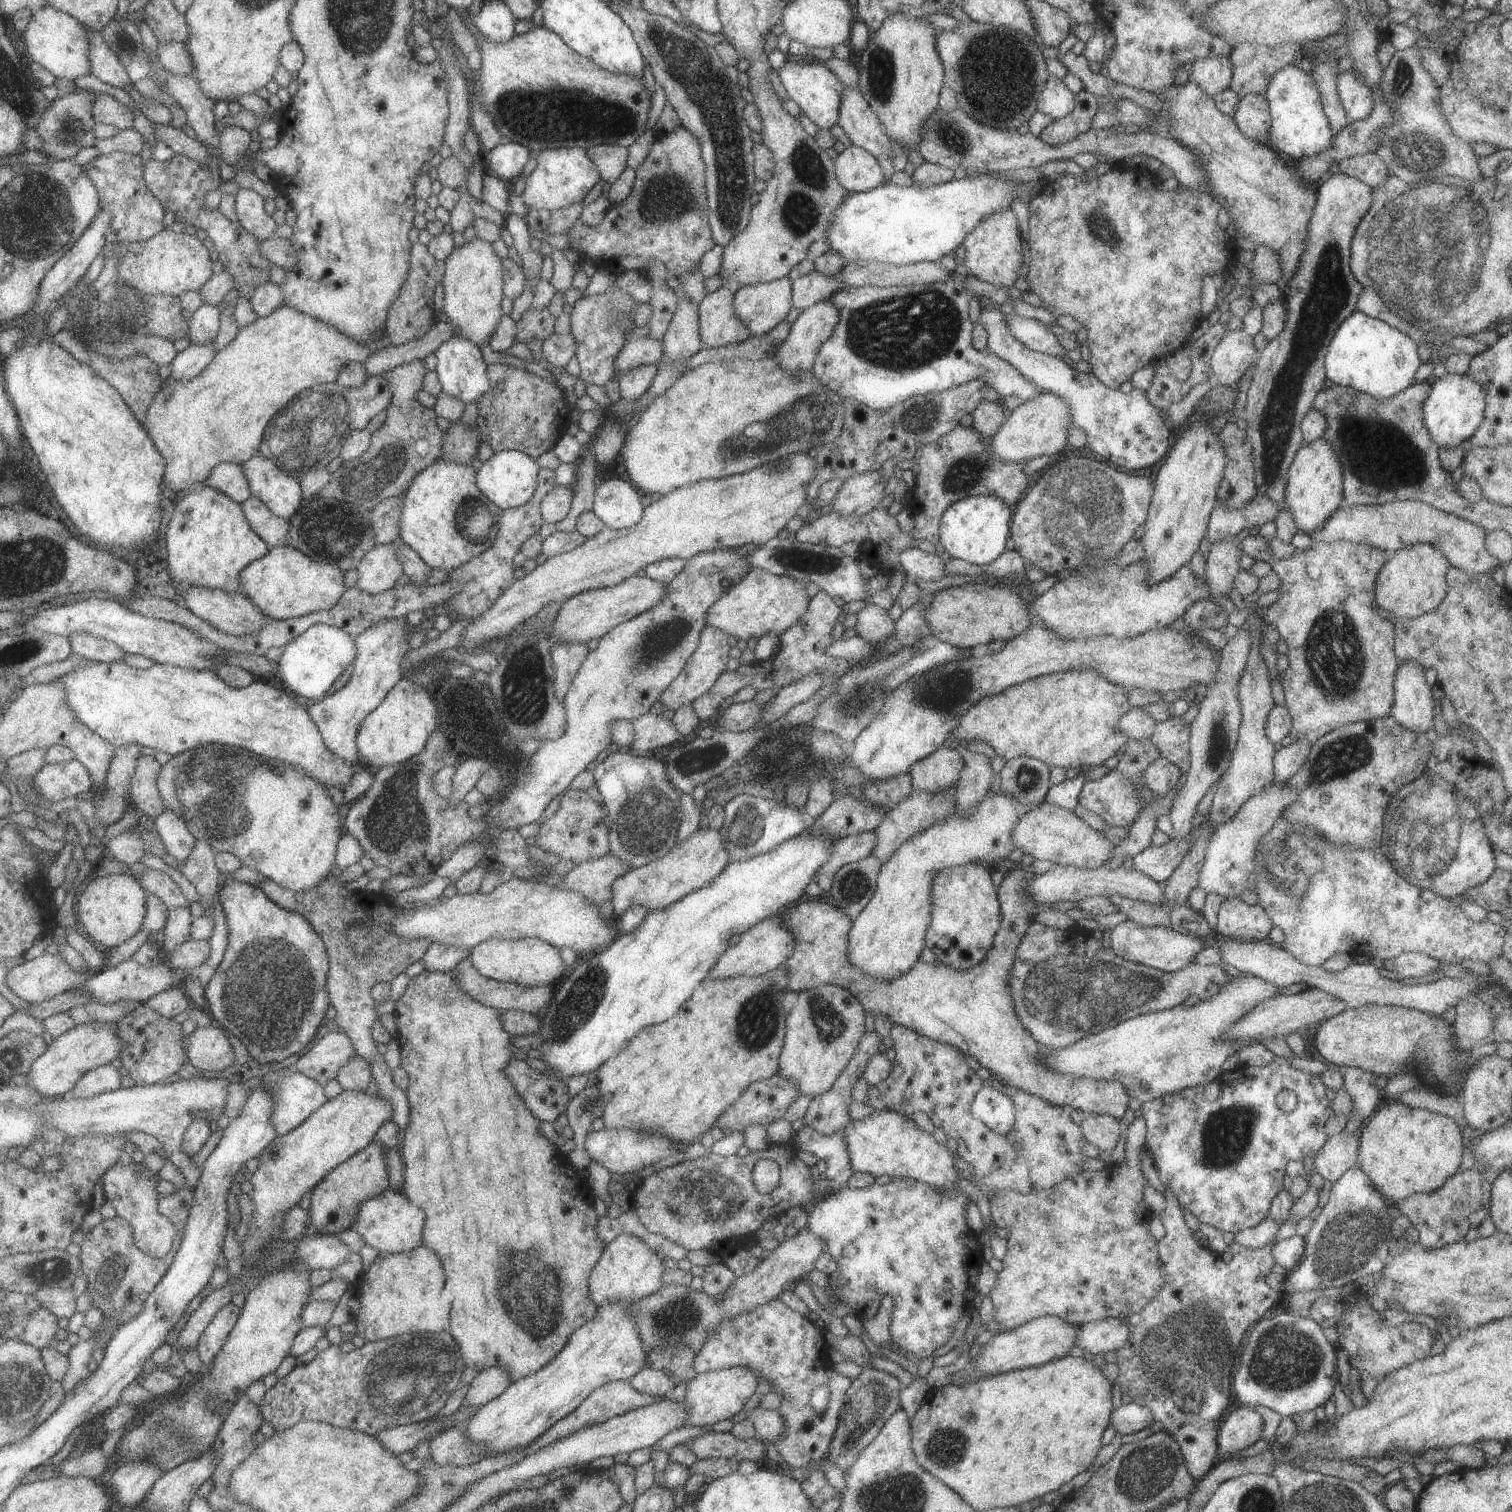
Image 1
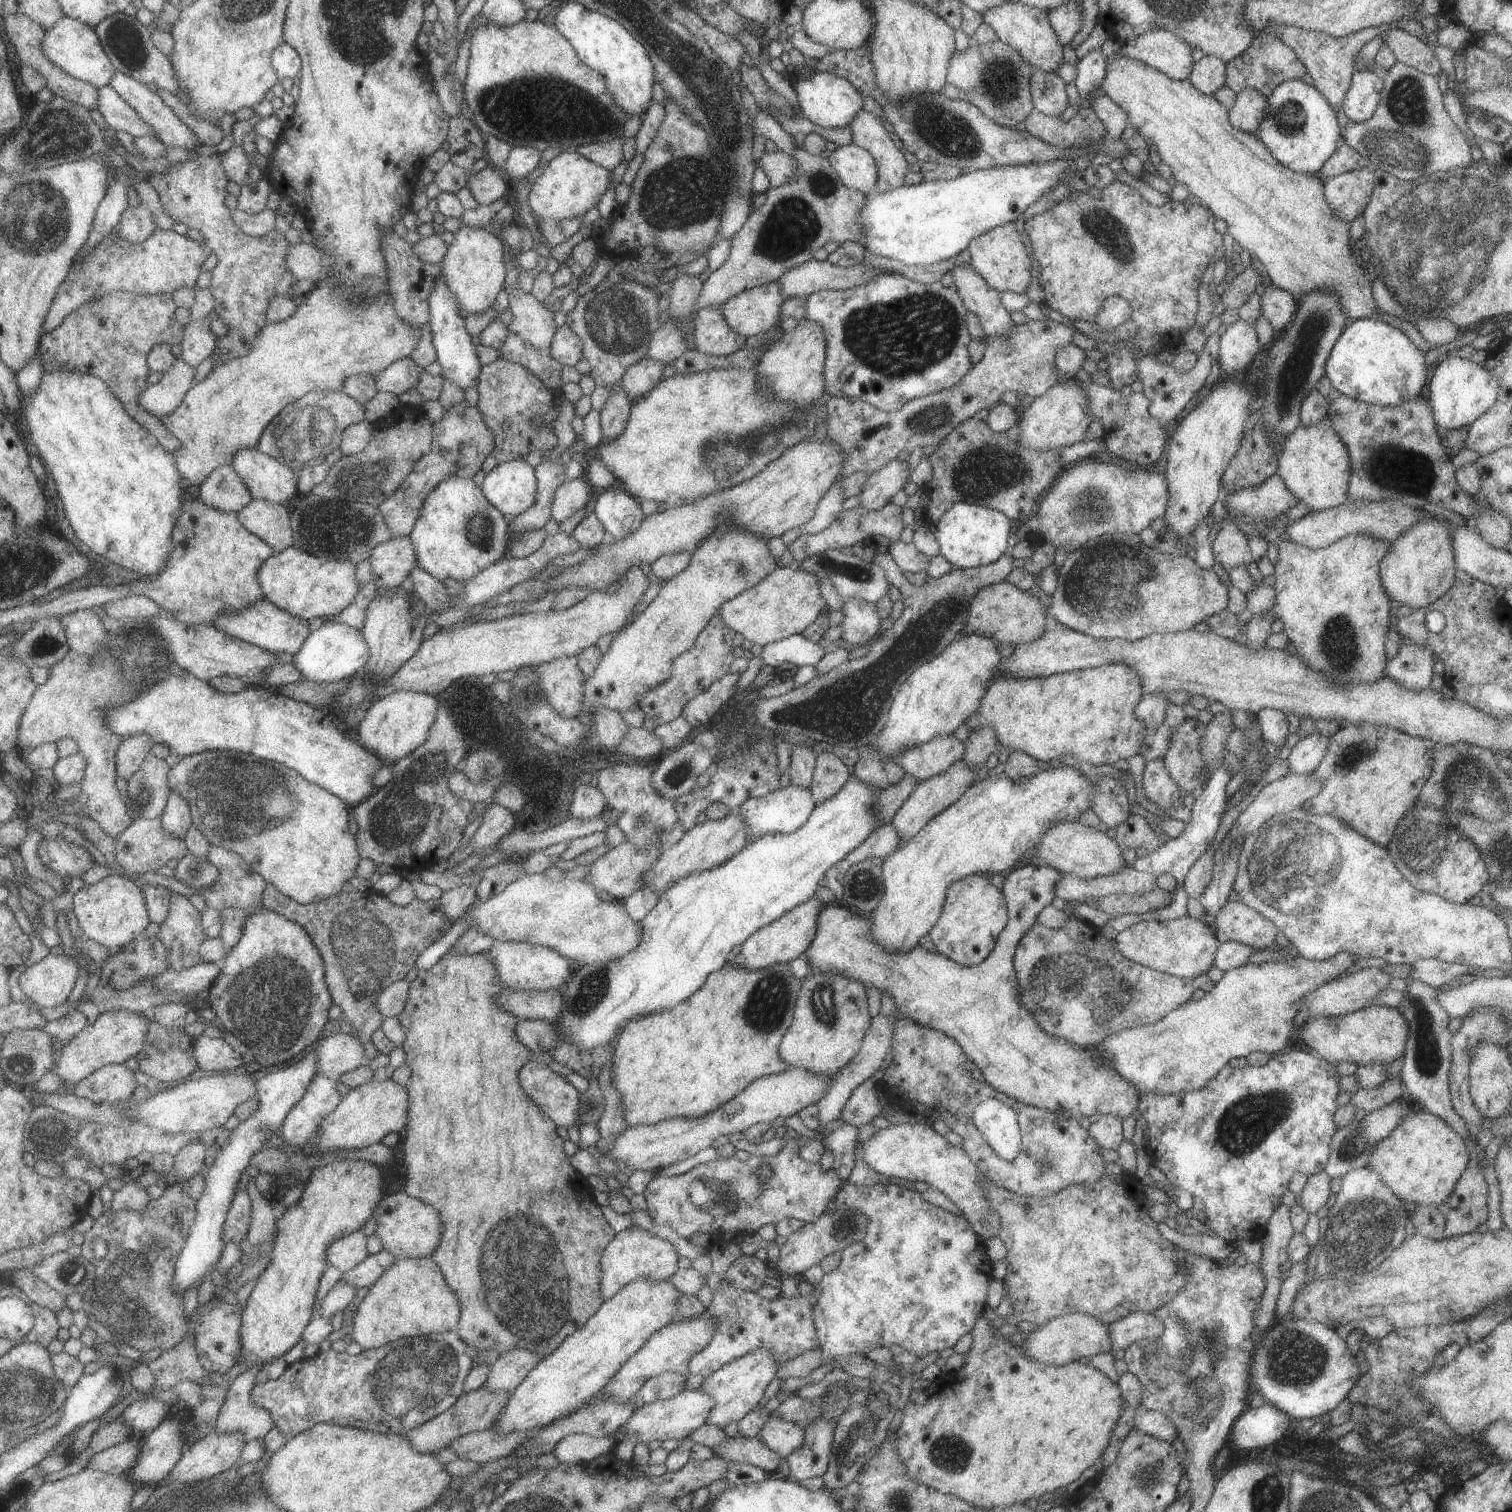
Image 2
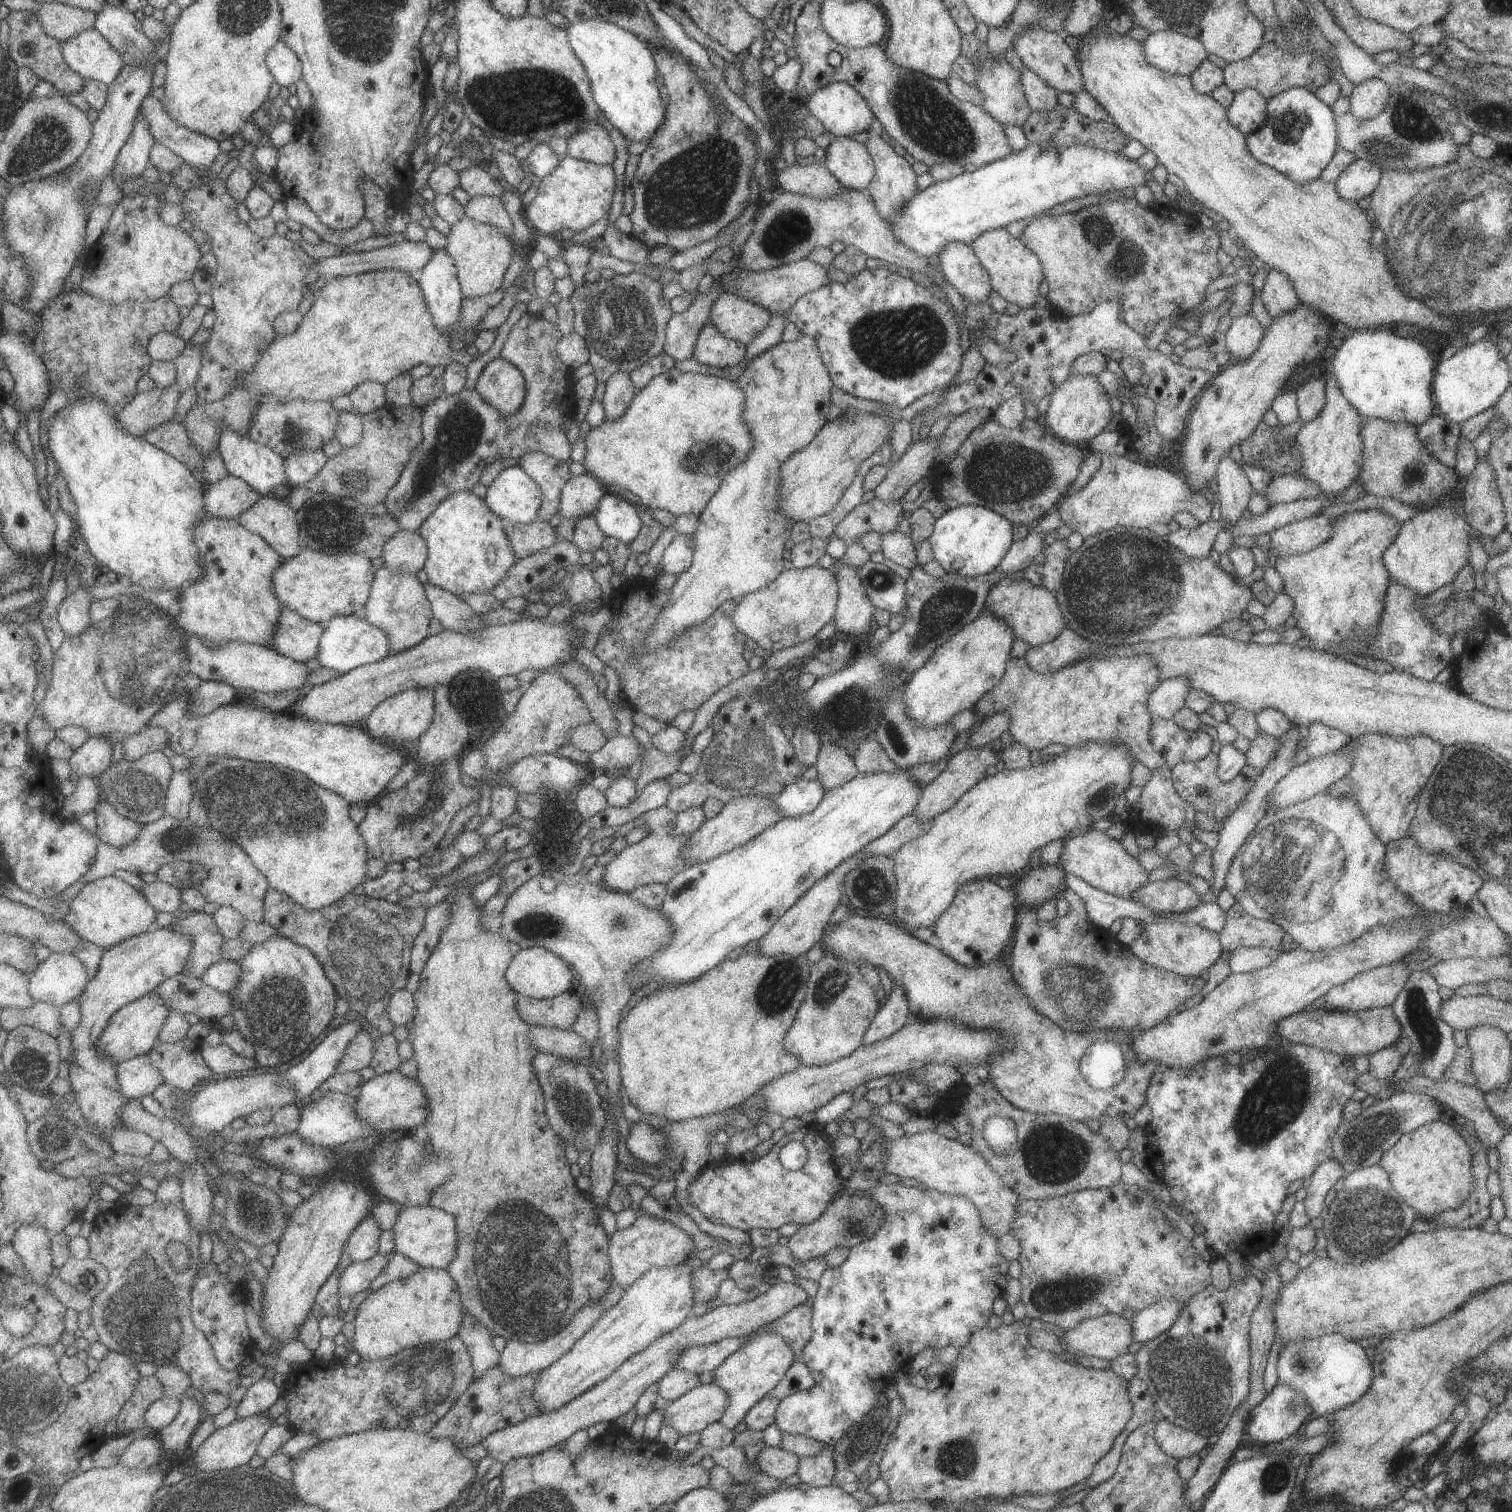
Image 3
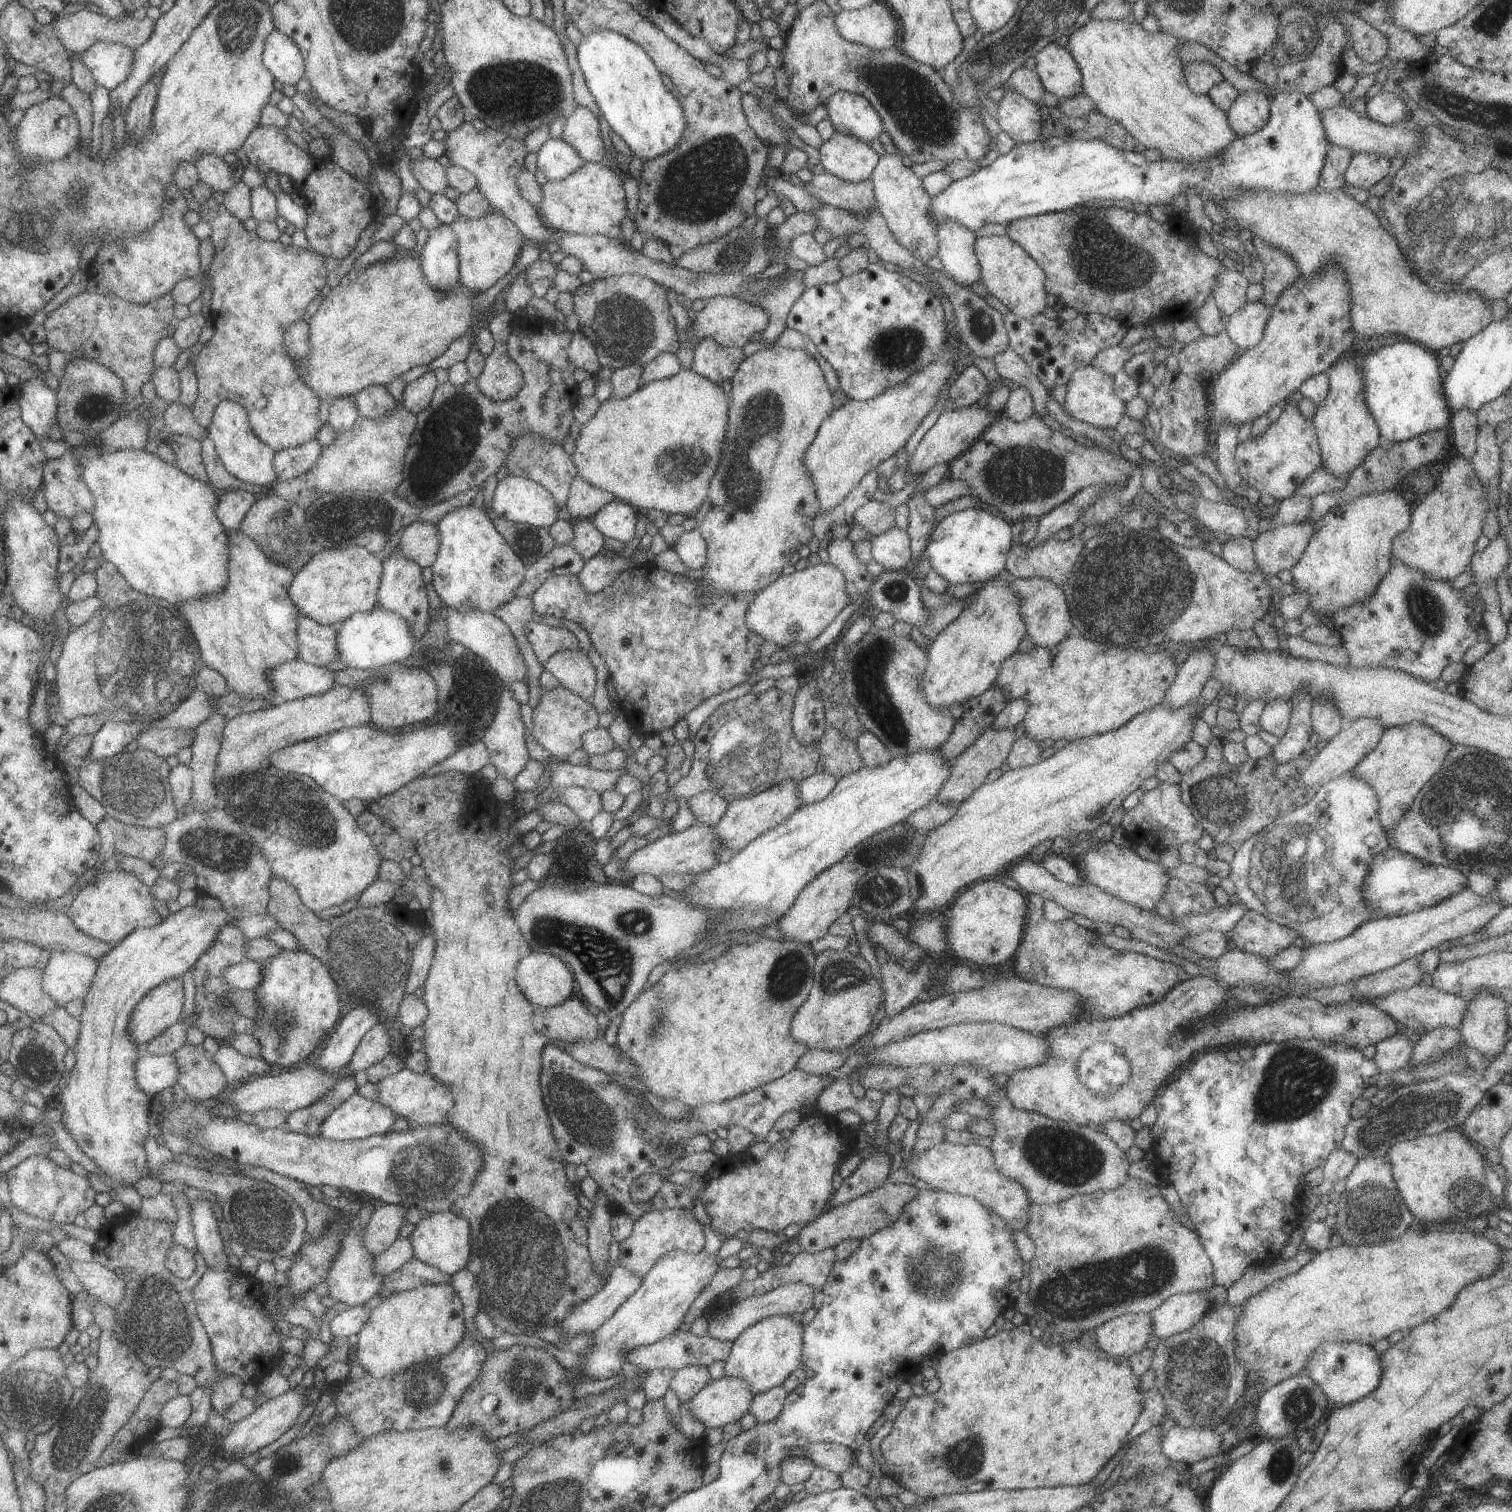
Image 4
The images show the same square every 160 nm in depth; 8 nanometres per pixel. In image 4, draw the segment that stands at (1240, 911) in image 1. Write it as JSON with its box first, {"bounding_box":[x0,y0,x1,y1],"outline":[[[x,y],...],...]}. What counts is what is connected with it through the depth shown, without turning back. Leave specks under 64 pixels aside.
{"bounding_box":[1230,909,1298,959],"outline":[[[1252,909],[1246,911],[1231,931],[1230,943],[1233,948],[1260,955],[1265,959],[1270,959],[1286,950],[1298,937],[1295,930],[1278,924]]]}

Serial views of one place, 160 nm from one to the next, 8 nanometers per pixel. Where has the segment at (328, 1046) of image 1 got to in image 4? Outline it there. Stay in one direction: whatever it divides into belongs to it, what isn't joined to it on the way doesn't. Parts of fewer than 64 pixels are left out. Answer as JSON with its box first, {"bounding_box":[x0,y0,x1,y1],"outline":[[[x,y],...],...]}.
{"bounding_box":[348,1021,393,1072],"outline":[[[380,1021],[364,1035],[348,1064],[352,1072],[368,1070],[385,1056],[393,1053],[390,1048],[392,1037],[388,1033],[389,1027],[384,1025],[384,1021]]]}

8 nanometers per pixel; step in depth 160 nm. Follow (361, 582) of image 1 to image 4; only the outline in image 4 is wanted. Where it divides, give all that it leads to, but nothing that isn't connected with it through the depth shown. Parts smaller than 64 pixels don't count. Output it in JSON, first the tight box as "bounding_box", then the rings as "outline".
{"bounding_box":[398,521,441,568],"outline":[[[416,521],[409,524],[404,530],[398,547],[406,558],[417,562],[422,568],[432,566],[436,562],[441,540],[437,524]]]}

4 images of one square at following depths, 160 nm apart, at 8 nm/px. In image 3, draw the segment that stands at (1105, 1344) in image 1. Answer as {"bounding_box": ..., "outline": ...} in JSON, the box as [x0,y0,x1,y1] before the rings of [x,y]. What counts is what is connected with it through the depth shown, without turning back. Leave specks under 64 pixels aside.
{"bounding_box":[1130,1299,1185,1343],"outline":[[[1166,1299],[1141,1310],[1130,1320],[1134,1342],[1145,1343],[1170,1330],[1180,1316],[1181,1310],[1185,1308],[1185,1304]]]}

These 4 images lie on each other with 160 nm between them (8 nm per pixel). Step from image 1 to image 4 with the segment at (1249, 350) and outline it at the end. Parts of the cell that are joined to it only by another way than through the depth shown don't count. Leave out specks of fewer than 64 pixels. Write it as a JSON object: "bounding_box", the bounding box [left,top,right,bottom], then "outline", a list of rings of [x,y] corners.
{"bounding_box":[1225,301,1271,350],"outline":[[[1247,301],[1240,310],[1230,315],[1225,328],[1240,350],[1251,349],[1260,344],[1270,315],[1271,308],[1264,302]]]}

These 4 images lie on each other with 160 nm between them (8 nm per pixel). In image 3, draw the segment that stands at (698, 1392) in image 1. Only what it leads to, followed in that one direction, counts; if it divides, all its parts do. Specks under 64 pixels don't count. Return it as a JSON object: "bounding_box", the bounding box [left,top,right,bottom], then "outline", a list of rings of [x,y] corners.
{"bounding_box":[713,1331,796,1430],"outline":[[[772,1331],[752,1333],[718,1368],[714,1369],[713,1382],[720,1385],[729,1396],[729,1405],[720,1422],[733,1430],[745,1419],[746,1413],[759,1400],[776,1388],[786,1371],[796,1359],[795,1352],[780,1334]]]}

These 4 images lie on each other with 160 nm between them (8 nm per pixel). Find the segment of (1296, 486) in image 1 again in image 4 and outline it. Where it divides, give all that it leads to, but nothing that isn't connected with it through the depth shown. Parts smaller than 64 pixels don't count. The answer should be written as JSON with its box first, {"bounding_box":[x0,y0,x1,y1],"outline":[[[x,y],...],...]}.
{"bounding_box":[1313,357,1384,477],"outline":[[[1359,357],[1344,358],[1326,372],[1329,376],[1329,393],[1319,404],[1313,423],[1319,438],[1321,459],[1325,469],[1336,477],[1350,474],[1378,445],[1384,441],[1376,419],[1366,406],[1363,366]]]}

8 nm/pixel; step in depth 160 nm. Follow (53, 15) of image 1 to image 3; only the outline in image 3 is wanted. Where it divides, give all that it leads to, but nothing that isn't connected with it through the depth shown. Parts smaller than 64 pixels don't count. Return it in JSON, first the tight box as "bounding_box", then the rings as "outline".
{"bounding_box":[65,29,127,86],"outline":[[[90,29],[65,42],[65,57],[70,66],[86,80],[94,79],[112,86],[127,62],[100,29]]]}

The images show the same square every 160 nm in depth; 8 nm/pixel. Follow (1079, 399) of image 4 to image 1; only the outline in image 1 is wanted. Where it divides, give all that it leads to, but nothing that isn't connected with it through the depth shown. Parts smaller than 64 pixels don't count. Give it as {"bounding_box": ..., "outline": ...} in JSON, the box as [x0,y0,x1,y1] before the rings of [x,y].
{"bounding_box":[991,391,1074,462],"outline":[[[1044,391],[1035,398],[1022,402],[992,436],[991,451],[1003,461],[1020,462],[1042,455],[1060,454],[1068,444],[1068,430],[1074,426],[1071,406],[1057,394]]]}

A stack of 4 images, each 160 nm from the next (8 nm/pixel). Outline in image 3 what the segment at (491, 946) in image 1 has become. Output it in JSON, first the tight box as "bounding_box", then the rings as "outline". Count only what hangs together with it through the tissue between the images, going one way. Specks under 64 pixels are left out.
{"bounding_box":[505,947,572,999],"outline":[[[542,947],[520,949],[512,959],[505,972],[508,984],[520,995],[533,999],[551,999],[565,992],[571,992],[572,972],[567,962],[564,962],[553,952]]]}

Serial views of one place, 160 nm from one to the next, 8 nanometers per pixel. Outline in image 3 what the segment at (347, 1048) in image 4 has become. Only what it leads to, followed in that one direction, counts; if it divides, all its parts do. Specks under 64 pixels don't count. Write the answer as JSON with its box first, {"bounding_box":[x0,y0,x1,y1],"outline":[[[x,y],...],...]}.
{"bounding_box":[285,1020,364,1102],"outline":[[[358,1020],[347,1021],[339,1028],[331,1031],[302,1062],[292,1066],[285,1072],[297,1090],[297,1102],[314,1092],[327,1078],[337,1072],[341,1058],[344,1056],[349,1043],[364,1030]]]}

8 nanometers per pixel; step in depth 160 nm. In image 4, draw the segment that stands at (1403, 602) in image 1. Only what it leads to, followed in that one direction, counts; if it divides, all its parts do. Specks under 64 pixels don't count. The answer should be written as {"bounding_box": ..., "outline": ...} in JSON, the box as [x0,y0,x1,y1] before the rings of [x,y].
{"bounding_box":[1392,456,1491,581],"outline":[[[1465,456],[1447,460],[1436,473],[1436,484],[1413,504],[1410,526],[1394,537],[1392,563],[1402,561],[1431,579],[1453,581],[1471,563],[1474,545],[1483,534],[1491,504],[1485,484]]]}

